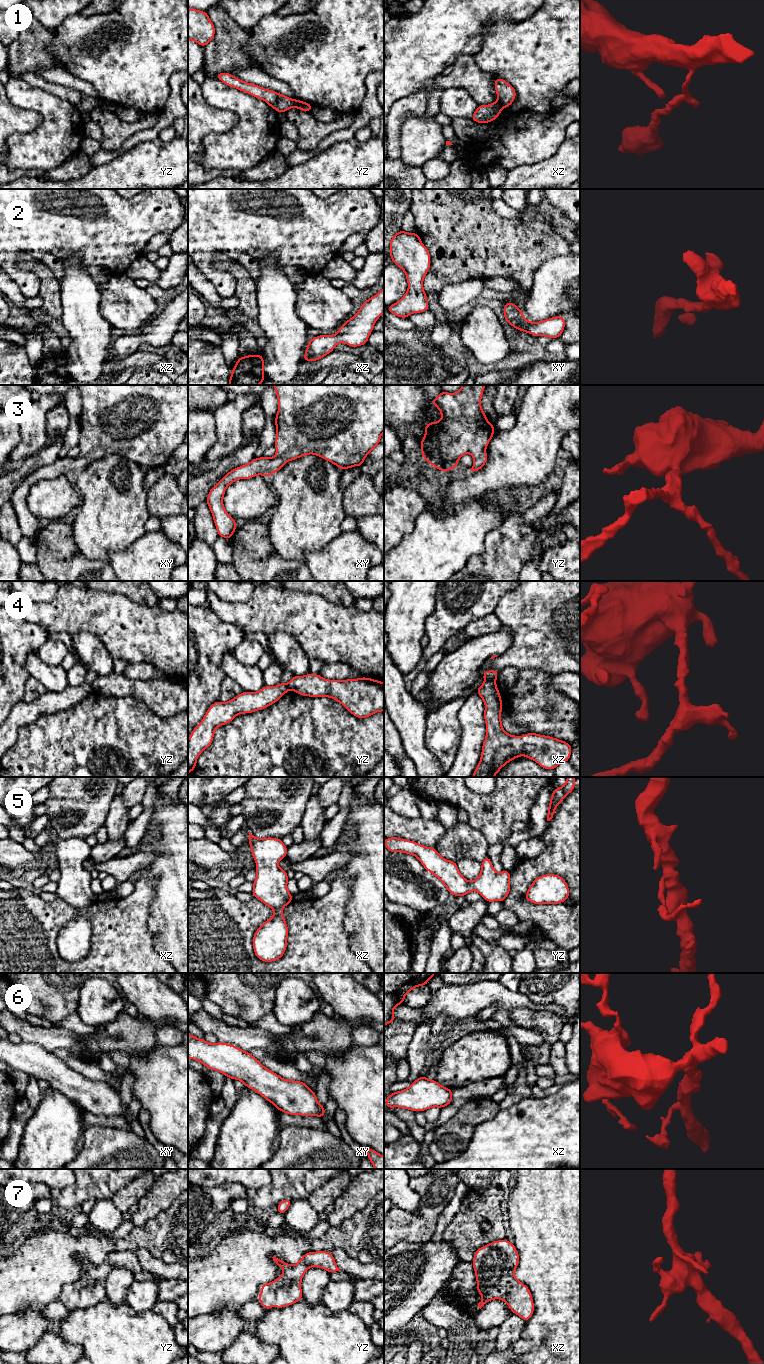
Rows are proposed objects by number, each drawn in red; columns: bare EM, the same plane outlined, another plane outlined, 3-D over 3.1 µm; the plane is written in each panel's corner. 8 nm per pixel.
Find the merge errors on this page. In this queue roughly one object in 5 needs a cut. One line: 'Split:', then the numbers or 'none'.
Split: 1, 4

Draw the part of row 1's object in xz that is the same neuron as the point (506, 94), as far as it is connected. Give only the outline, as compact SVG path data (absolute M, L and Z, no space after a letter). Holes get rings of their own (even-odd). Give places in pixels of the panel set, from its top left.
M495 78L494 87L501 108L510 106L516 97L515 89L502 78Z

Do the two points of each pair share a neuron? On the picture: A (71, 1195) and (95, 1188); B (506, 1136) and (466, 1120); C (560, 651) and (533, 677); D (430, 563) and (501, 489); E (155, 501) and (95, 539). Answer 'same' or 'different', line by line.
A: same
B: different
C: different
D: same
E: different

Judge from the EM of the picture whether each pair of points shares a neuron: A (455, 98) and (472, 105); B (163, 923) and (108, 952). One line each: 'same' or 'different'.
A: same
B: different

